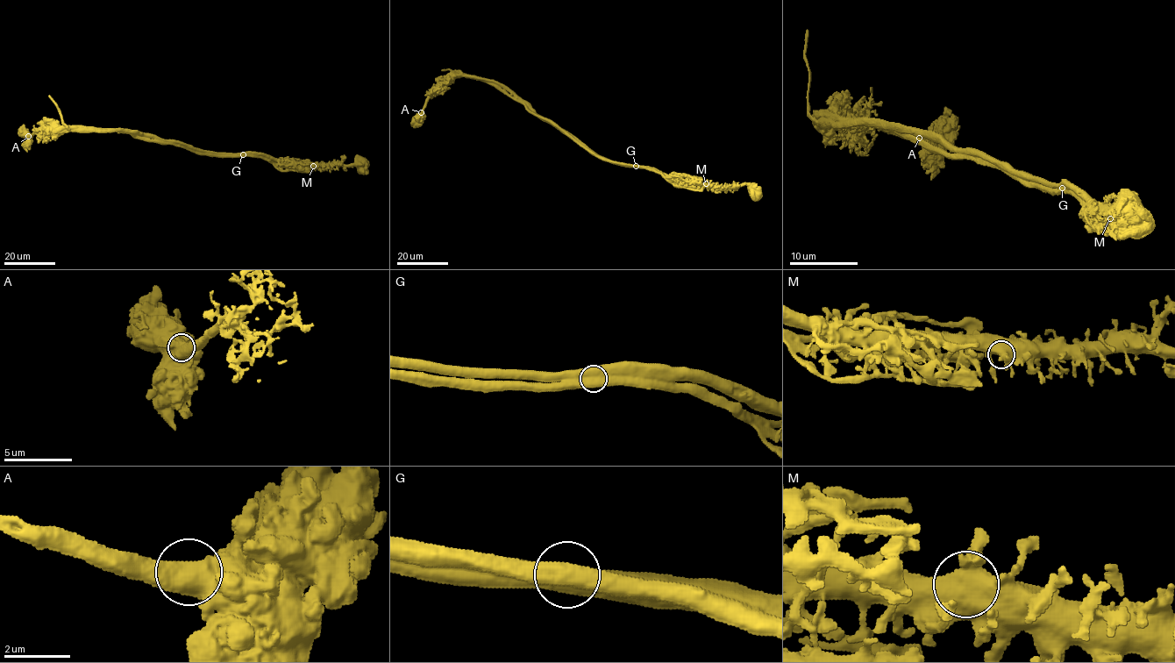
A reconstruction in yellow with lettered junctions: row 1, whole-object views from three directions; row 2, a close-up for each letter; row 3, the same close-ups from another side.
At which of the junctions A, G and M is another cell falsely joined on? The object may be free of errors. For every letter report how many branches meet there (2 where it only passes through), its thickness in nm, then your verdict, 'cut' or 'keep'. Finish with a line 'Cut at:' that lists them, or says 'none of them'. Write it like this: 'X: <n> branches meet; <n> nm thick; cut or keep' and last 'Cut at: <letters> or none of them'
A: 2 branches meet; 650 nm thick; keep
G: 2 branches meet; 750 nm thick; cut
M: 2 branches meet; 700 nm thick; keep
Cut at: G

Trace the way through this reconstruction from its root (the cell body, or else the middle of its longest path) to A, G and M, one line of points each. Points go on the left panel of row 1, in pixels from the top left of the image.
A: (361, 162), (324, 165), (281, 162), (254, 156), (198, 153), (173, 142), (118, 131), (47, 130), (28, 136)
G: (361, 162), (353, 165), (288, 163), (243, 154)
M: (361, 162), (313, 166)

